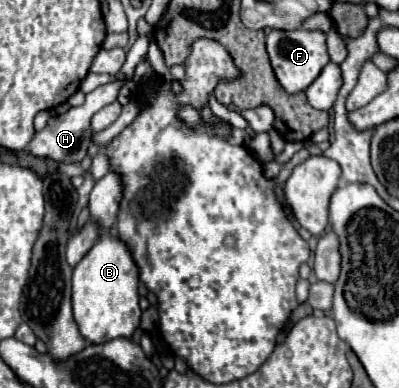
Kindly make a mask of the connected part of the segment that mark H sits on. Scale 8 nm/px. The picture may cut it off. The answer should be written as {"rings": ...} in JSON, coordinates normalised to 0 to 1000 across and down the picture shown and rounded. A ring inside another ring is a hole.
{"rings":[[[301,188],[301,193],[291,193],[291,204],[286,204],[281,214],[251,219],[246,229],[236,229],[231,240],[221,240],[211,271],[180,276],[180,281],[175,281],[170,291],[160,291],[160,296],[130,302],[130,307],[120,312],[115,332],[105,332],[105,338],[95,338],[95,343],[85,348],[85,358],[80,358],[75,374],[70,374],[70,389],[75,389],[80,399],[90,399],[90,405],[130,405],[130,410],[145,415],[145,420],[160,420],[160,415],[165,415],[165,420],[206,415],[206,405],[216,399],[221,374],[226,374],[226,307],[231,307],[231,296],[236,296],[246,281],[256,281],[261,271],[286,265],[286,260],[296,255],[301,229],[306,229],[316,214],[321,214],[321,204]]]}

